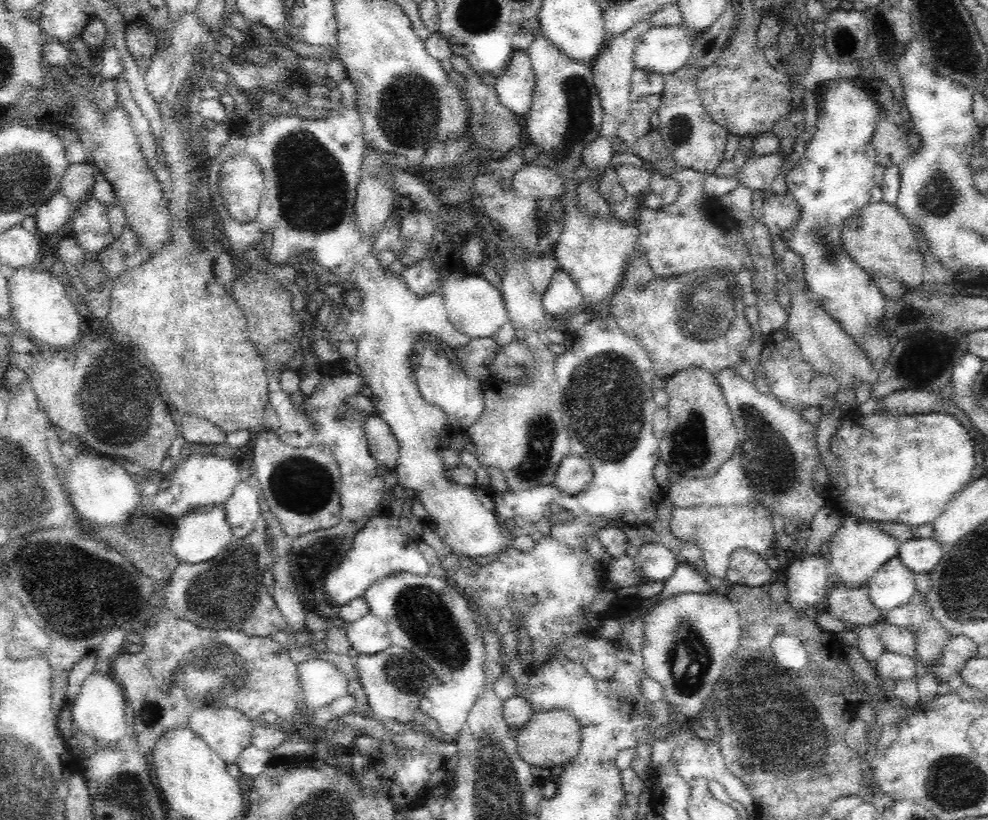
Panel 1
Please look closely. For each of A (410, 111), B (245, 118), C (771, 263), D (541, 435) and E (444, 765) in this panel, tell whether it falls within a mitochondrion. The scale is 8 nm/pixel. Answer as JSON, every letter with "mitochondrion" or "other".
{"A":"mitochondrion","B":"other","C":"other","D":"mitochondrion","E":"other"}

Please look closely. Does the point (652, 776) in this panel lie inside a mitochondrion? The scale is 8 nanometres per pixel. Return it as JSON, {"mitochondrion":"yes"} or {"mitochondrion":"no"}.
{"mitochondrion":"no"}

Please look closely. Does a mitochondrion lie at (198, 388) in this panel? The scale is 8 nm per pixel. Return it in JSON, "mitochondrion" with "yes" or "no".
{"mitochondrion":"no"}

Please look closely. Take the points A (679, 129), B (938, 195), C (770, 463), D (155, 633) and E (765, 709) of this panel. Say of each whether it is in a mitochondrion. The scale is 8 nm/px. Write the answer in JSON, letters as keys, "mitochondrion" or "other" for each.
{"A":"mitochondrion","B":"mitochondrion","C":"mitochondrion","D":"other","E":"mitochondrion"}

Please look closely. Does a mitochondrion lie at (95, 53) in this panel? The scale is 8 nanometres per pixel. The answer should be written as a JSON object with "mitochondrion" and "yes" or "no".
{"mitochondrion":"no"}

